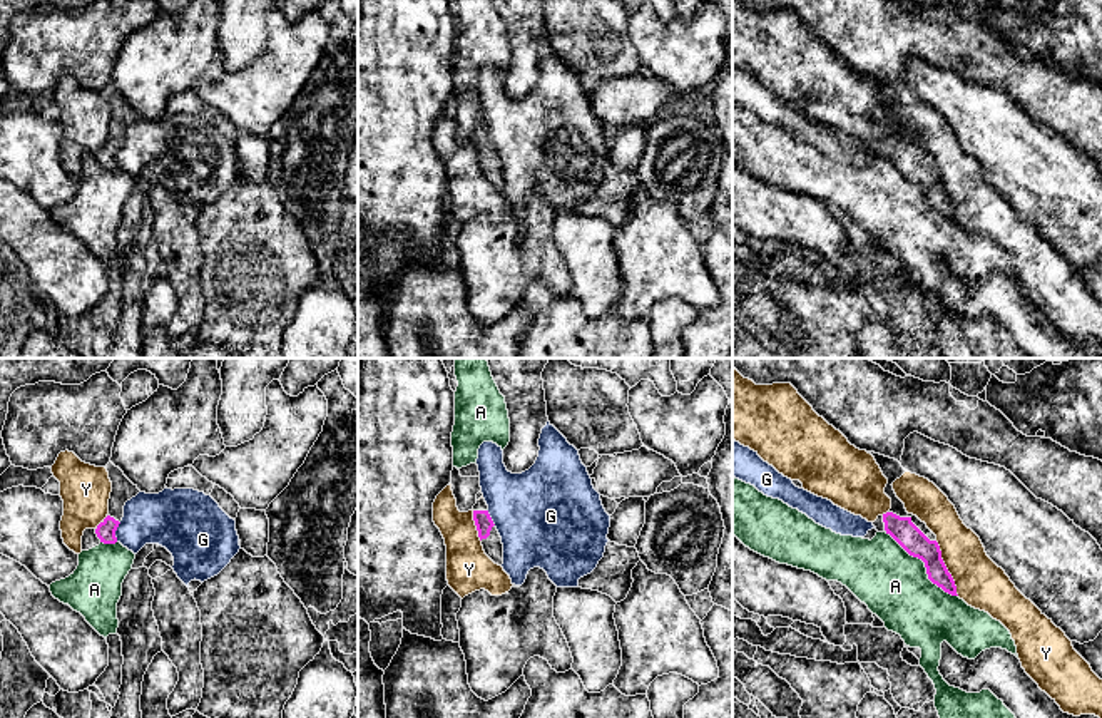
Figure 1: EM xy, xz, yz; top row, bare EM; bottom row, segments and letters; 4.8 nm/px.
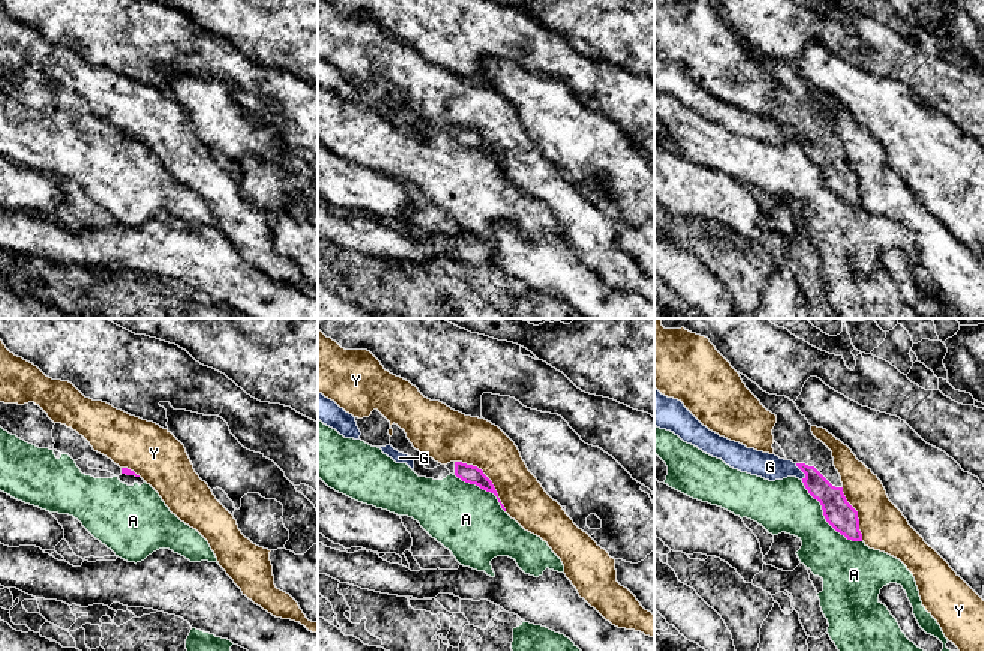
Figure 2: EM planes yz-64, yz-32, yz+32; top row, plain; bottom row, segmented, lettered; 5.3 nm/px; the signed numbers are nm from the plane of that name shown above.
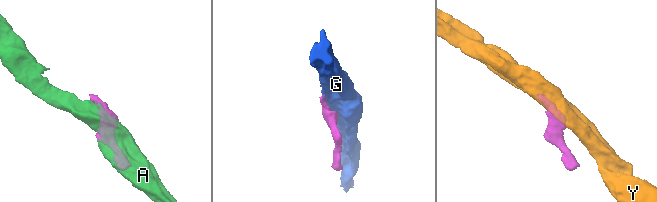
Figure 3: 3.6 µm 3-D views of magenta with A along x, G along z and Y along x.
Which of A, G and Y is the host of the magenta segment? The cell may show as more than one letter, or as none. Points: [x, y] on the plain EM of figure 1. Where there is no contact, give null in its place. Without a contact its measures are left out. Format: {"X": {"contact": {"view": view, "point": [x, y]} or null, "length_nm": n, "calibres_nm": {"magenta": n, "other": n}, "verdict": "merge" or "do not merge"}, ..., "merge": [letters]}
{"A": {"contact": {"view": "yz", "point": [925, 191]}, "length_nm": 460, "calibres_nm": {"magenta": 120, "other": 320}, "verdict": "do not merge"}, "G": {"contact": {"view": "xy", "point": [114, 158]}, "length_nm": 100, "calibres_nm": {"magenta": 100, "other": 240}, "verdict": "do not merge"}, "Y": {"contact": {"view": "yz", "point": [945, 193]}, "length_nm": 280, "calibres_nm": {"magenta": 120, "other": 240}, "verdict": "do not merge"}, "merge": []}

